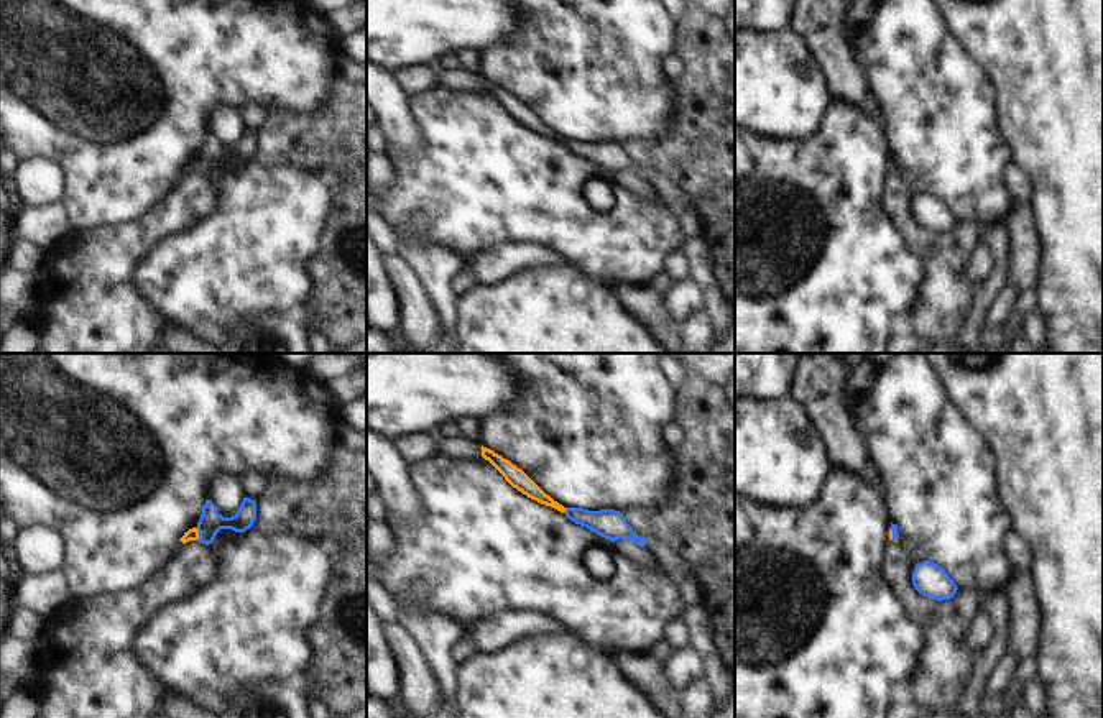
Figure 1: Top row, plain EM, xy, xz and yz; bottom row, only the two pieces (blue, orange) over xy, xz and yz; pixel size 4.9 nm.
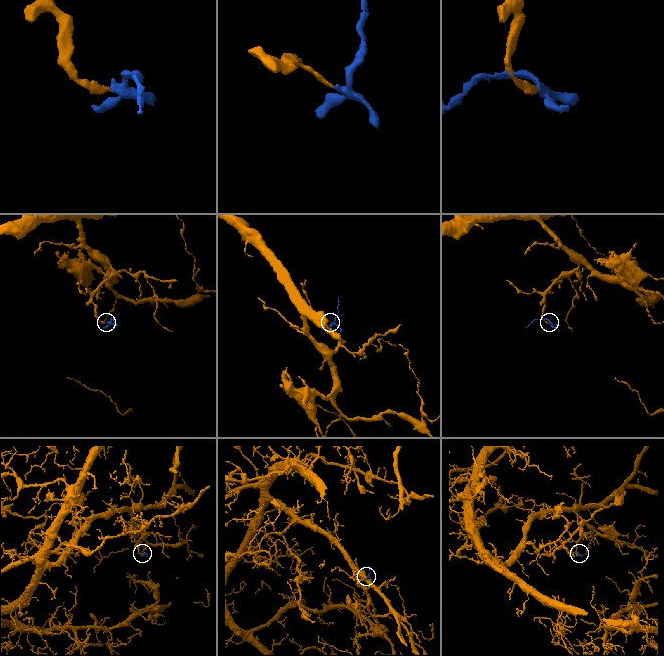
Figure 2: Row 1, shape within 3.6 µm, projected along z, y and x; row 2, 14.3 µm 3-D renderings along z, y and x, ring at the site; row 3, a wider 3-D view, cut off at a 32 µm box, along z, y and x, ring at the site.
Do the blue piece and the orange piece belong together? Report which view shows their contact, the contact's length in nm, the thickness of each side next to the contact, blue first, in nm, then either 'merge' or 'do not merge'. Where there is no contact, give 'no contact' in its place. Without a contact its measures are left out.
contact in xy; length 60 nm; calibres 110 and 60 nm; merge

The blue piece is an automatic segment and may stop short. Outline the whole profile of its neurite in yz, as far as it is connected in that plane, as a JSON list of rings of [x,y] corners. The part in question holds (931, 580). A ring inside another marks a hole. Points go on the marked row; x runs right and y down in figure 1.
[[[930,560],[916,565],[912,585],[921,595],[939,601],[953,598],[958,590],[948,573]]]

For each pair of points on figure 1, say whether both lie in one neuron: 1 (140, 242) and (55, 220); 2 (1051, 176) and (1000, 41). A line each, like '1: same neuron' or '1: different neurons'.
1: different neurons
2: same neuron

